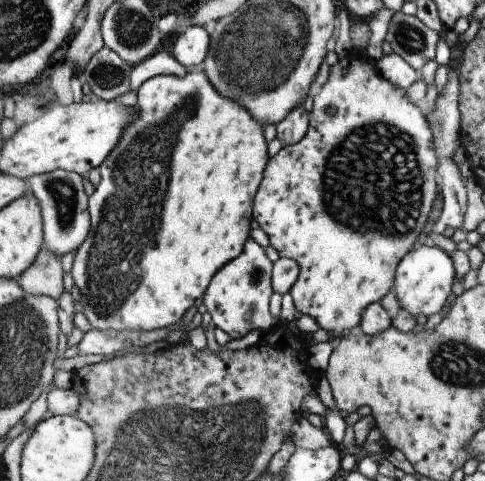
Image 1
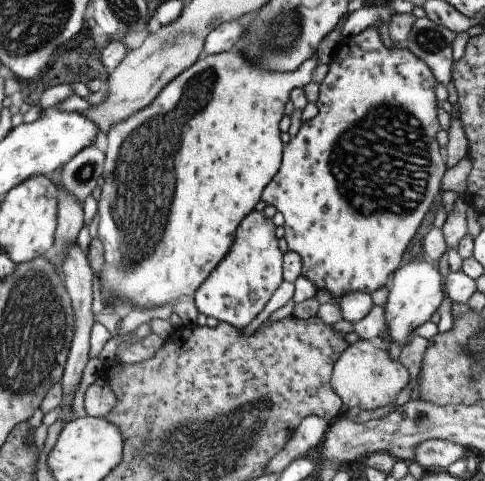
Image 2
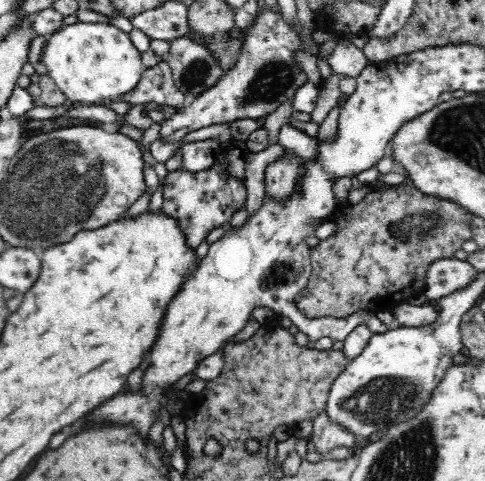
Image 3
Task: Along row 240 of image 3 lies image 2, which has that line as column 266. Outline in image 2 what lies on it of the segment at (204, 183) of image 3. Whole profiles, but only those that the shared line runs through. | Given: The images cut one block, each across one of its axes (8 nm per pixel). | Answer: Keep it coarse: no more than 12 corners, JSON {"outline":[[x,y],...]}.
{"outline":[[343,38],[261,200],[339,302],[441,192],[437,80]]}

